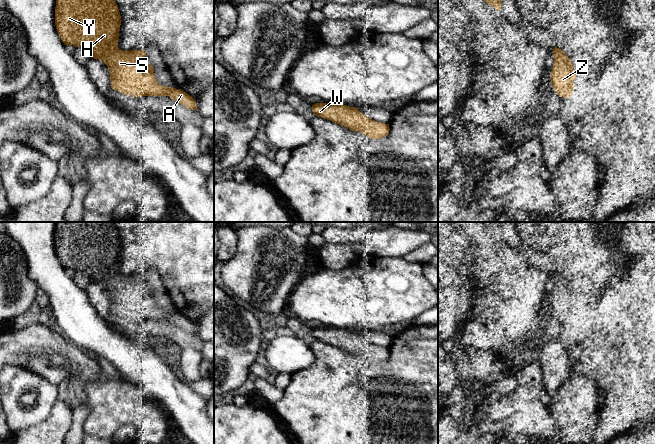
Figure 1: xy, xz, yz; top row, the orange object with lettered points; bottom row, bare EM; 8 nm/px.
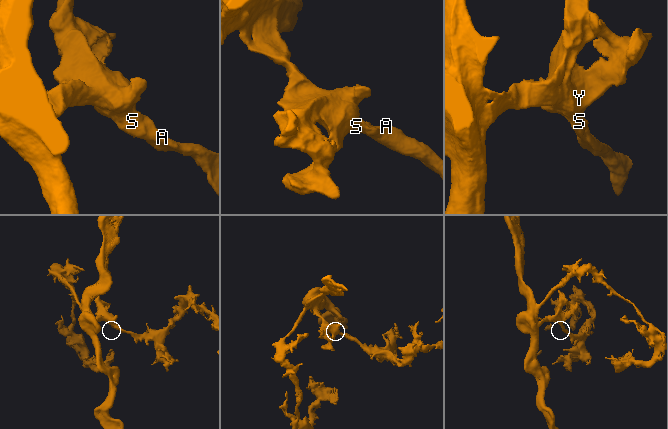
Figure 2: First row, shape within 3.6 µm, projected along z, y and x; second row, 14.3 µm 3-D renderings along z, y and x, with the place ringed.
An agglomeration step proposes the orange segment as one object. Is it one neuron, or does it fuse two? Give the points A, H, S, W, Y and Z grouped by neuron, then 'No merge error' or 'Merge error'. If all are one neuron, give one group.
Groups: A H S W Y Z. No merge error

